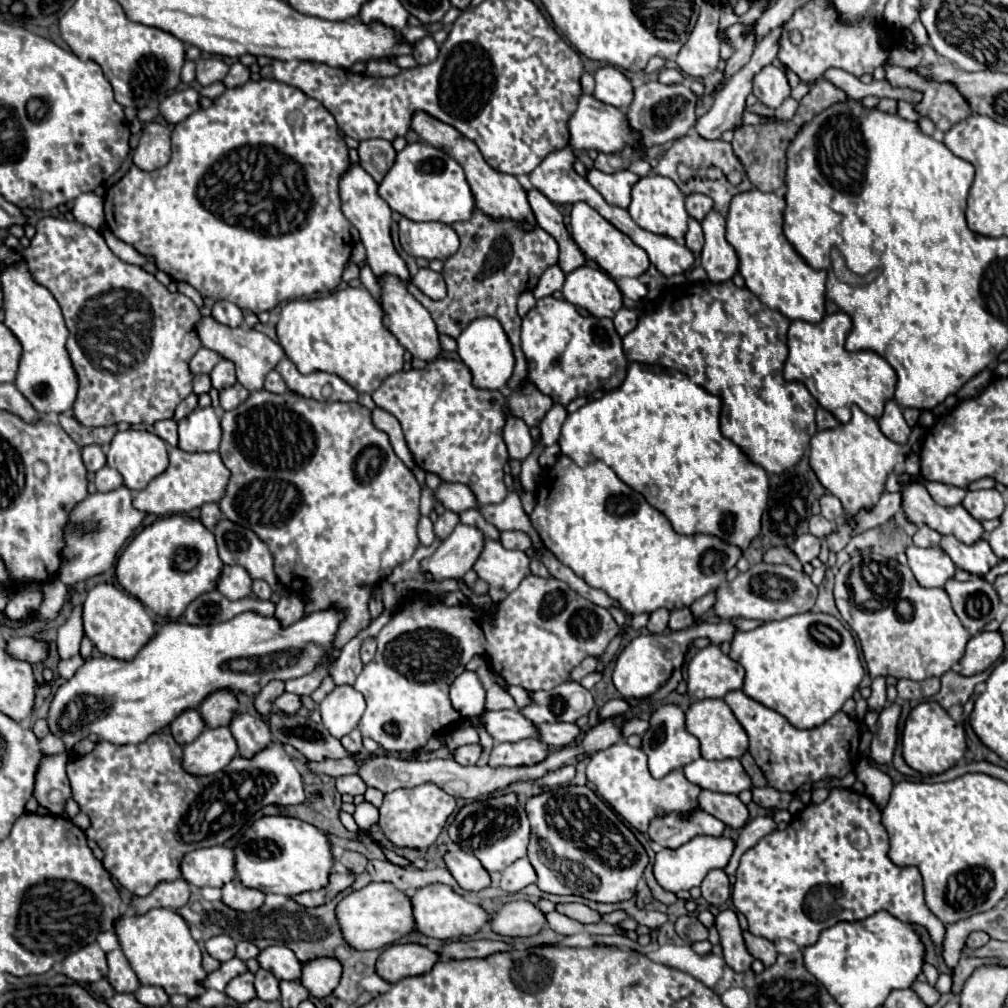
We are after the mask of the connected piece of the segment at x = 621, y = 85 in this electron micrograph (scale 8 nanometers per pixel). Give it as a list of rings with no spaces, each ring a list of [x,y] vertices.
[[[602,66],[594,74],[596,88],[594,88],[594,98],[610,104],[614,108],[626,110],[634,98],[632,94],[632,84],[630,80],[614,66]]]

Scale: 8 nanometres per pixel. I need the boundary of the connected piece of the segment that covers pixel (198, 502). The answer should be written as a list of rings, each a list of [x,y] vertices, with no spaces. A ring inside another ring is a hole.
[[[172,448],[168,470],[158,478],[154,478],[148,488],[134,494],[134,506],[154,516],[190,512],[194,508],[200,508],[206,502],[218,502],[224,496],[228,478],[230,478],[230,470],[222,464],[218,452],[188,454],[180,448]]]

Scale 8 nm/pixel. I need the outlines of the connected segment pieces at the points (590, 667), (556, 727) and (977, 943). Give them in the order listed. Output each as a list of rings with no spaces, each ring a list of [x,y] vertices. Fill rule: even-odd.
[[[588,656],[574,672],[572,672],[572,676],[570,676],[570,680],[574,680],[574,682],[580,682],[586,674],[590,674],[590,672],[594,672],[596,670],[596,666],[600,664],[600,660],[602,660],[602,656]]]
[[[544,722],[544,724],[536,724],[536,726],[538,726],[538,734],[540,734],[542,742],[548,746],[554,746],[554,748],[562,748],[580,736],[580,728],[576,724]]]
[[[972,932],[972,934],[968,936],[966,946],[968,946],[968,948],[972,948],[972,950],[976,950],[976,948],[982,948],[988,940],[990,940],[990,936],[988,936],[986,932]]]

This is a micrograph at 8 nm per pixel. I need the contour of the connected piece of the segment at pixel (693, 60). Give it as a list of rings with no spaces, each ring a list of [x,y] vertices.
[[[706,2],[700,10],[700,18],[676,56],[676,64],[692,78],[704,78],[718,68],[720,62],[720,38],[718,38],[720,8]]]

